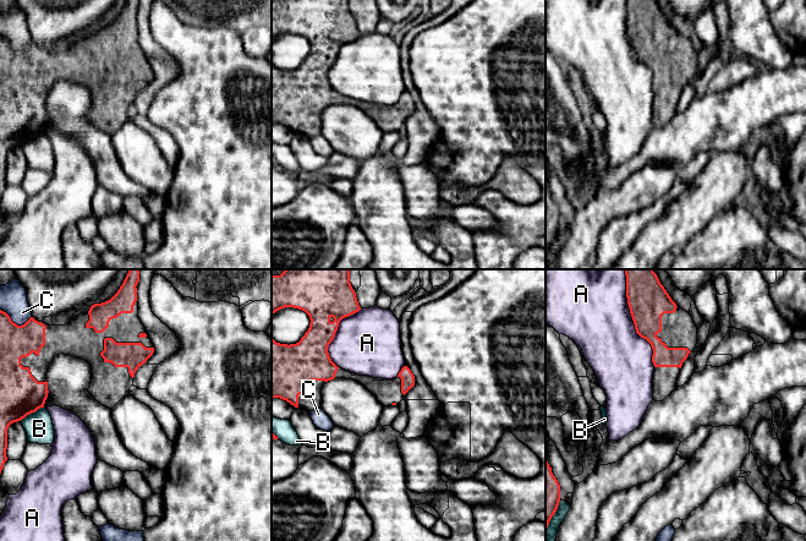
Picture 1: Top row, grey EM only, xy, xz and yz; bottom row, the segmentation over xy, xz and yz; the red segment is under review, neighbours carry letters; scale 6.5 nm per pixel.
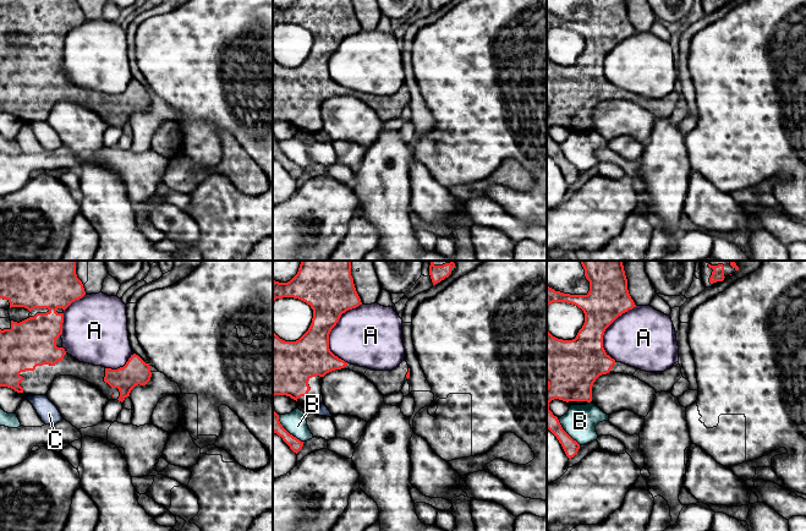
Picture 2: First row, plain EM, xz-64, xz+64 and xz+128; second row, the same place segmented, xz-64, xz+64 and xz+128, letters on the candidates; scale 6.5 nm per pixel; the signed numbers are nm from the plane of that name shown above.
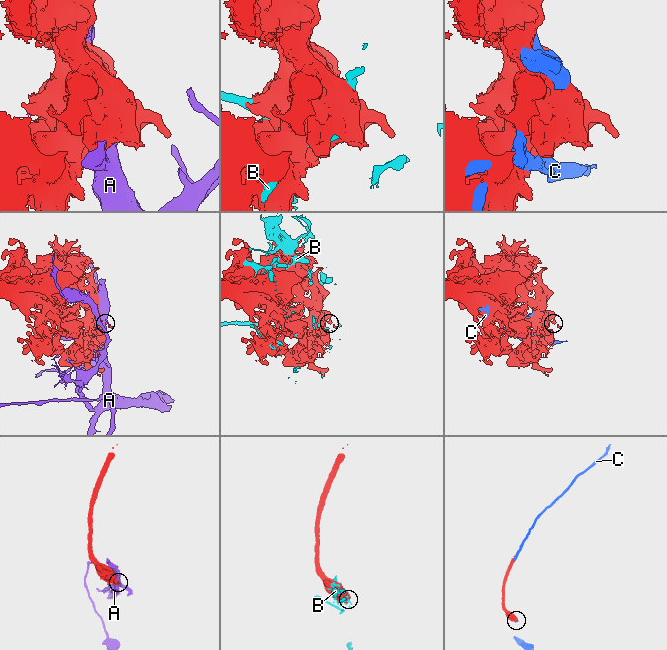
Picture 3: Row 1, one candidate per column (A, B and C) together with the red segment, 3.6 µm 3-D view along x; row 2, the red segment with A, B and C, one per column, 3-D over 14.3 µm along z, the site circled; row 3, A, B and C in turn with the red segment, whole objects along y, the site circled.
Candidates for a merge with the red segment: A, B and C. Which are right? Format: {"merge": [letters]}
{"merge": []}

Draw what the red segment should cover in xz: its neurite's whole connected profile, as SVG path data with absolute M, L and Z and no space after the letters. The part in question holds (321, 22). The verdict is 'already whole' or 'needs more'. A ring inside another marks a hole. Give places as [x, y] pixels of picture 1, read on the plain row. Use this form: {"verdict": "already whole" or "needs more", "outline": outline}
{"verdict": "needs more", "outline": "M350 0L272 1L272 40L285 33L305 37L311 49L296 70L280 70L272 62L272 124L280 124L295 133L313 137L320 132L323 111L334 104L346 104L361 109L380 130L388 132L397 131L415 111L415 102L407 92L404 92L394 105L375 106L369 102L353 102L331 87L328 72L335 62L340 47L361 35L350 9Z"}

